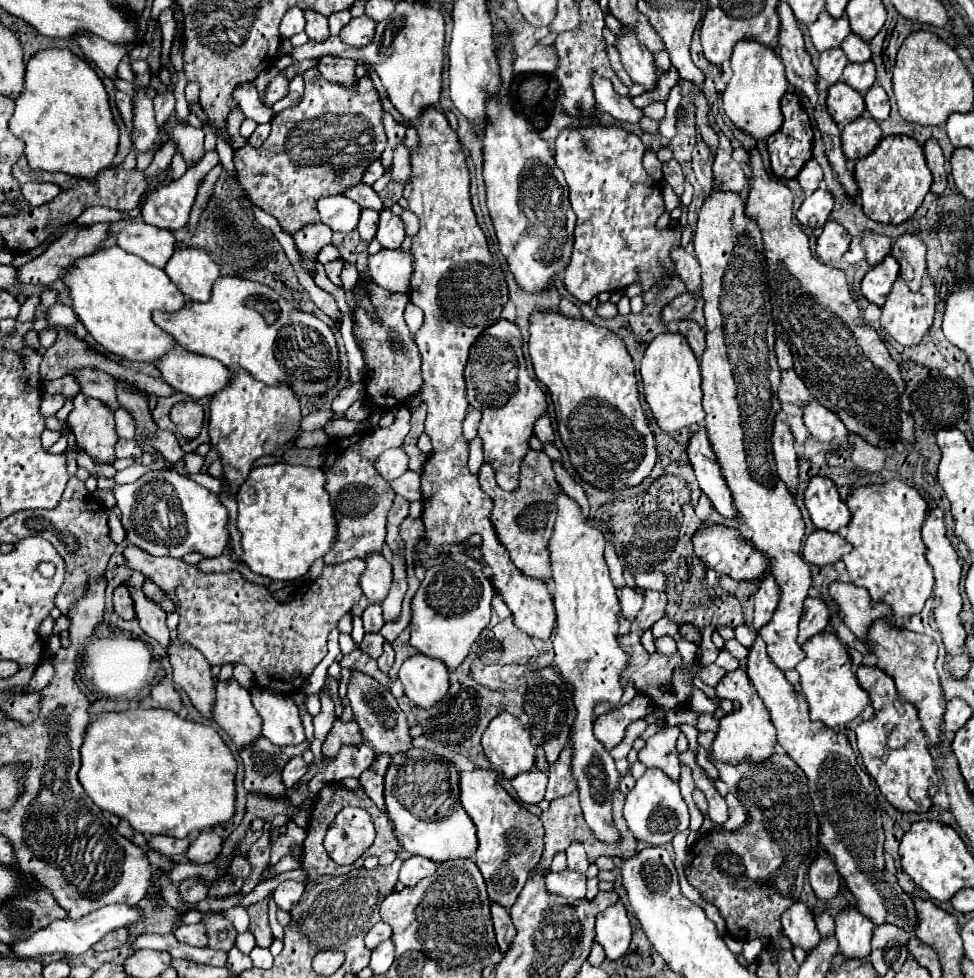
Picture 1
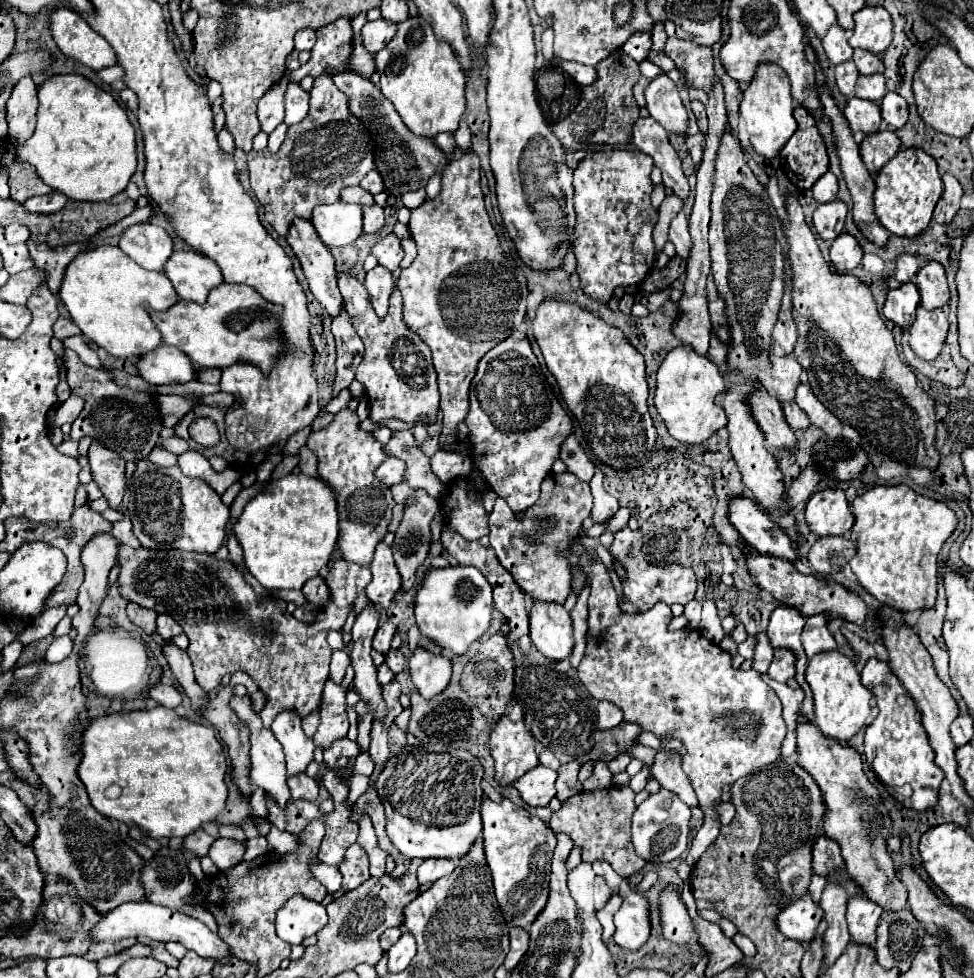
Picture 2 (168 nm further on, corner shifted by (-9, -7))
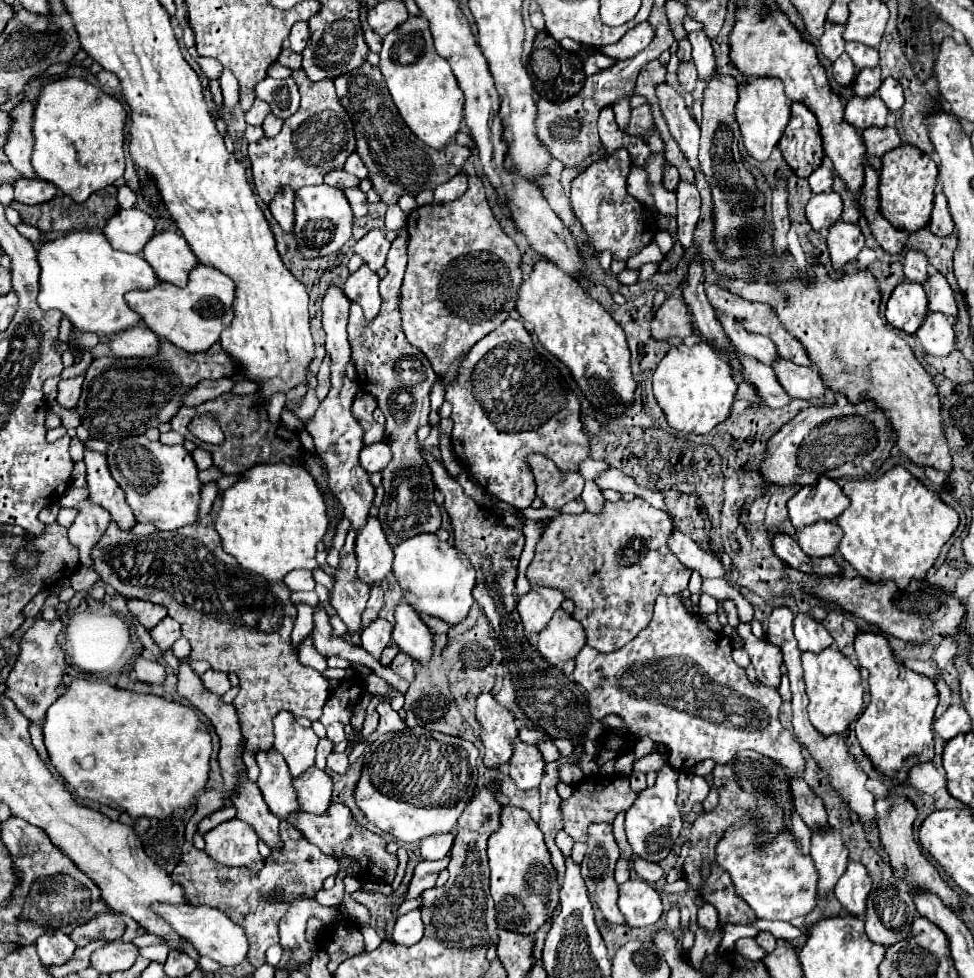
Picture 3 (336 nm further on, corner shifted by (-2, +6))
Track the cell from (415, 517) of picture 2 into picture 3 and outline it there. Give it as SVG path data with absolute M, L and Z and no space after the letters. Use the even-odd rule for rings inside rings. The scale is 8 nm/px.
M401 235L389 249L387 255L387 275L381 279L381 297L383 305L379 315L373 321L367 321L361 313L361 307L351 305L349 311L349 341L353 347L353 361L357 367L357 379L363 389L371 393L379 409L385 415L385 437L391 447L393 459L381 471L385 497L379 507L379 521L387 541L397 545L397 541L405 541L405 537L413 537L417 533L435 533L441 527L441 509L433 501L433 475L427 459L423 457L423 447L417 441L417 429L427 425L429 417L429 391L435 383L437 375L427 361L427 357L413 347L403 333L401 327L401 285L407 267L407 237Z

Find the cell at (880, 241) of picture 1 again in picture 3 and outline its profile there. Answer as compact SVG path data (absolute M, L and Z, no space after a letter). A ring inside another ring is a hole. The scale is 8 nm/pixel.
M909 249L903 261L903 269L905 269L905 277L913 283L927 283L927 257L923 253L917 253L915 249Z

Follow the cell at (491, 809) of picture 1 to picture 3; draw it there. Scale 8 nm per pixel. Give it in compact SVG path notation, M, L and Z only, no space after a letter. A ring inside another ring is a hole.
M513 805L501 811L501 827L489 837L491 897L495 901L497 923L519 935L535 935L559 911L559 881L543 833L531 815Z

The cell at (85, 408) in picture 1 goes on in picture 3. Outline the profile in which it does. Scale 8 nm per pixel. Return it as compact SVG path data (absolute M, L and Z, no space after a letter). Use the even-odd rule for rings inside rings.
M85 449L83 461L87 465L89 499L93 503L105 507L111 513L111 519L119 525L119 529L131 531L137 521L135 521L131 507L125 501L125 493L121 493L121 487L113 481L111 473L105 465L105 453Z

